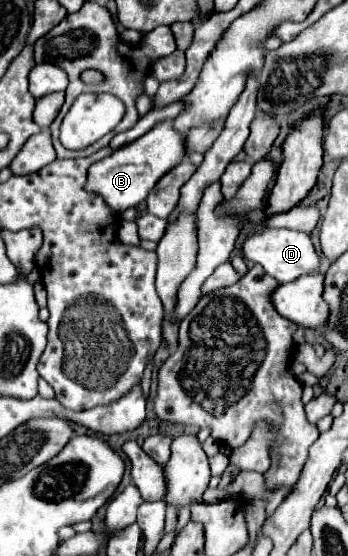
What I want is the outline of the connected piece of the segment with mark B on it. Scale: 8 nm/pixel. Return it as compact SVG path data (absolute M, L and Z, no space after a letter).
M163 121L155 125L149 133L143 137L123 145L121 149L113 151L109 157L93 163L89 167L85 191L101 195L105 205L115 213L121 215L129 207L137 207L141 201L147 199L153 185L177 163L181 163L185 157L185 137L177 131L173 131L173 121Z

